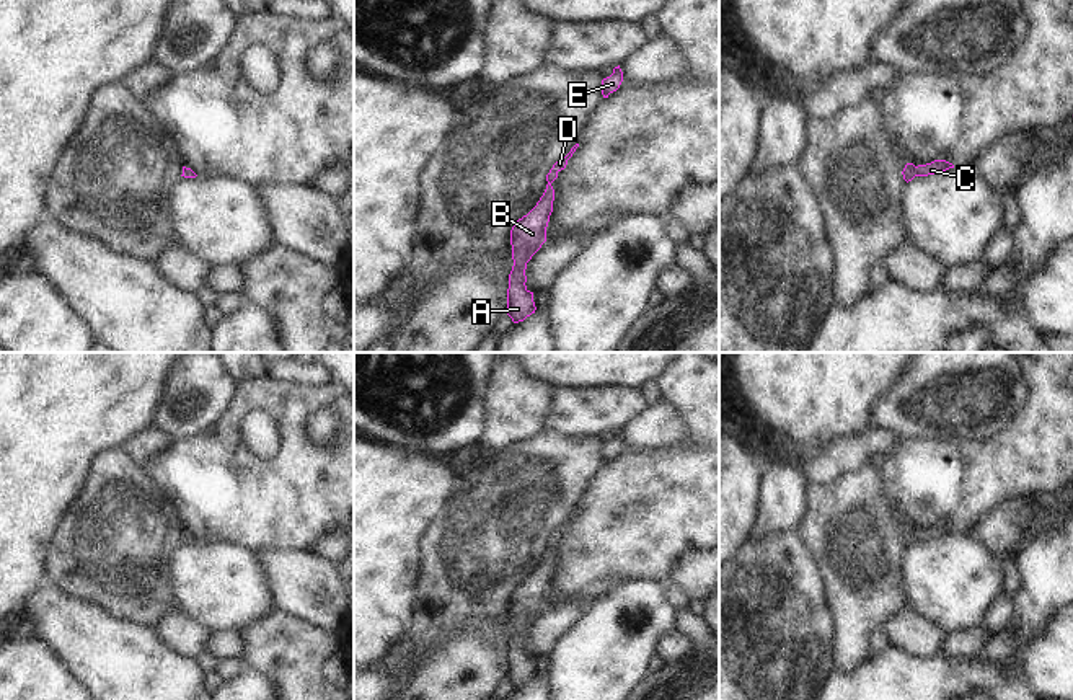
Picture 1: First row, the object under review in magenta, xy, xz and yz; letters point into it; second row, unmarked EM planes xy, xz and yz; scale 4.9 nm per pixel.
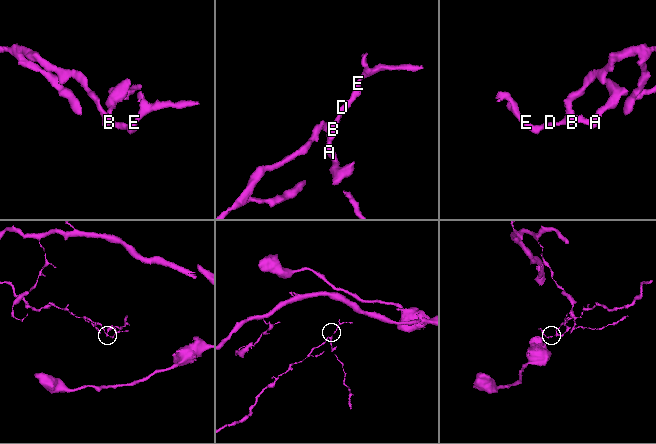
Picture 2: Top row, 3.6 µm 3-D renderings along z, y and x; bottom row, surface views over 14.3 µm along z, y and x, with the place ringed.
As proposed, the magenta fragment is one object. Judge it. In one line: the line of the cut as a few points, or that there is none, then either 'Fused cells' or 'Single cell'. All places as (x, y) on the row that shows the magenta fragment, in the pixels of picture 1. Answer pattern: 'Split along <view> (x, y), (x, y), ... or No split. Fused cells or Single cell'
No split. Single cell

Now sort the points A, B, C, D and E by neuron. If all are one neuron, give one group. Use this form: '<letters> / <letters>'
A B C D E

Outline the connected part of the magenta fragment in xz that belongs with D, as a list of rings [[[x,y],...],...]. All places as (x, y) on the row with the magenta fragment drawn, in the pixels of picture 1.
[[[579,144],[571,152],[558,160],[550,173],[546,175],[546,189],[536,206],[522,219],[515,222],[510,230],[512,259],[514,266],[509,274],[507,289],[507,315],[514,323],[523,321],[527,317],[535,313],[536,307],[533,302],[533,292],[525,286],[527,263],[546,241],[546,227],[553,212],[554,189],[551,183],[558,178],[558,173],[566,168],[567,160],[572,157]]]

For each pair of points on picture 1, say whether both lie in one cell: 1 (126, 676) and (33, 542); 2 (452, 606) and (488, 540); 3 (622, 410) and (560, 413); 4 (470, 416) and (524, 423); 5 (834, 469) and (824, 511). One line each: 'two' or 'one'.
1: one
2: one
3: one
4: two
5: two

